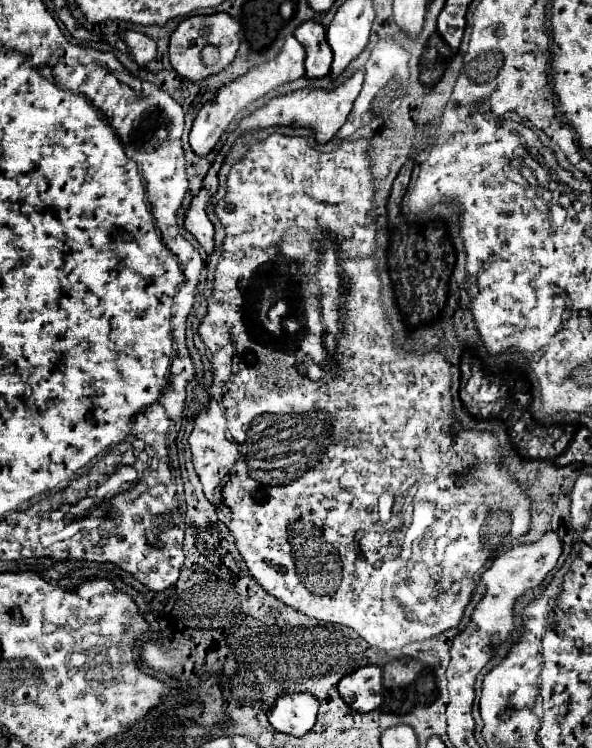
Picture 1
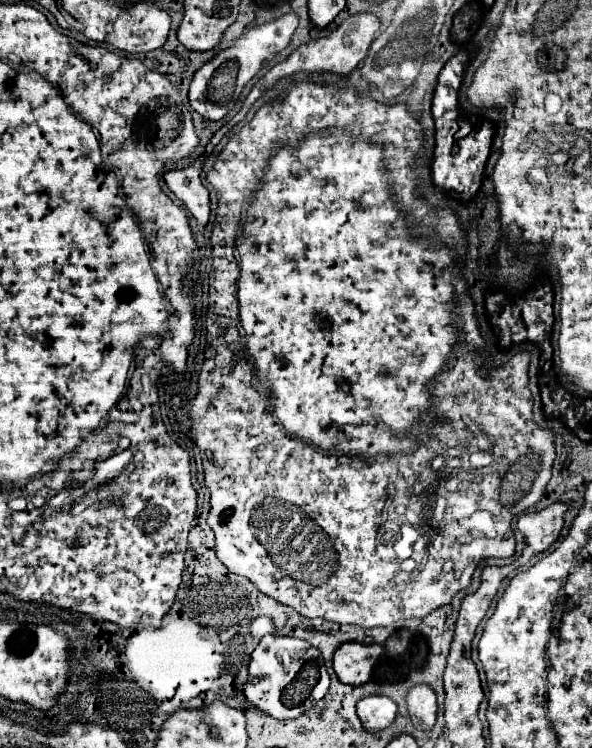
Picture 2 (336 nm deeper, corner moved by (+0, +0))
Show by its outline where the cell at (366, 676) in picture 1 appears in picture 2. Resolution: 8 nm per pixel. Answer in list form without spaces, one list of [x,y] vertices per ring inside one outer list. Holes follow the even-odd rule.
[[[356,641],[342,643],[334,653],[334,671],[338,679],[348,685],[364,685],[382,651],[380,645],[364,645]]]

